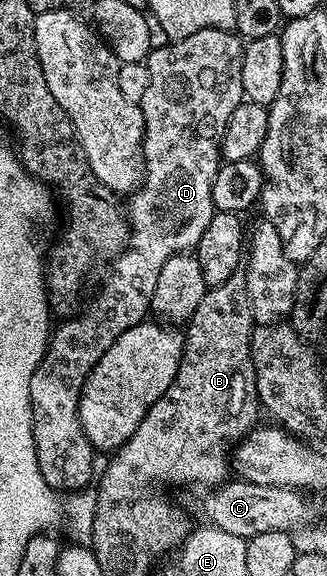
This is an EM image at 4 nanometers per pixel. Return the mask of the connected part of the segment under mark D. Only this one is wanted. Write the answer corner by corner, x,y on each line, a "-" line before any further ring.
204,28
199,34
191,34
182,40
165,42
162,48
154,47
147,63
151,82
147,94
141,99
141,113
145,123
145,136
141,139
143,175
139,187
128,197
129,244
125,251
112,261
109,277
97,292
93,304
86,303
83,310
62,319
61,325
52,329
49,346
43,358
31,374
31,410
33,411
33,437
35,454
39,458
39,470
43,478
58,493
72,494
90,487
93,476
95,449
88,442
73,444
69,437
71,409
81,398
81,388
90,370
103,358
103,354
131,326
142,323
150,315
149,303
155,294
155,282
159,282
159,270
163,262
180,252
193,252
203,230
211,223
215,211
211,198
211,186
223,160
222,144
231,114
243,102
243,54
245,44
236,31
228,28

